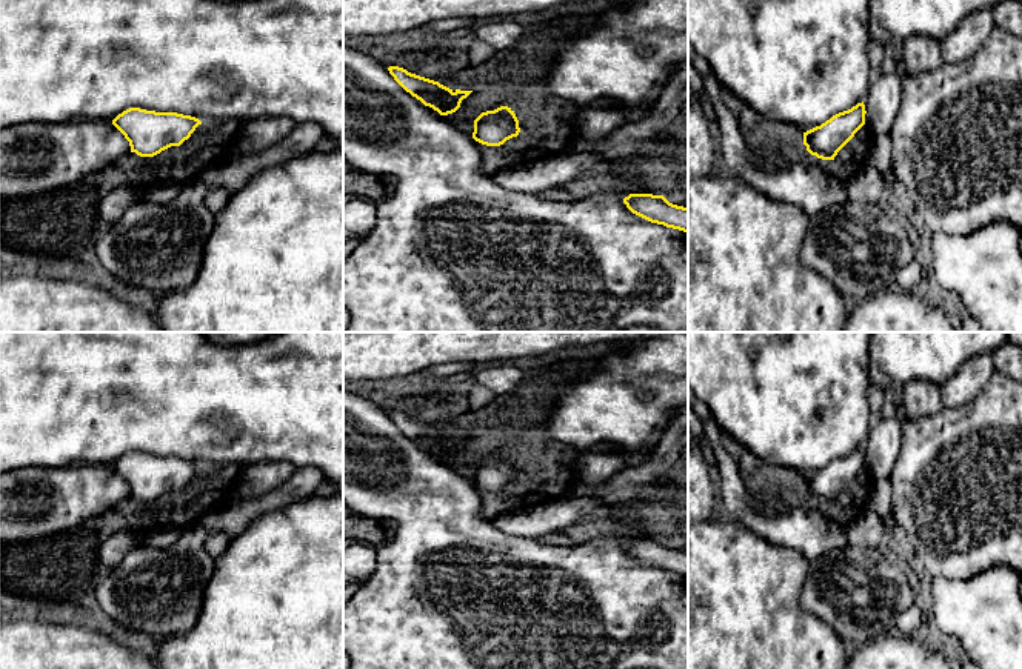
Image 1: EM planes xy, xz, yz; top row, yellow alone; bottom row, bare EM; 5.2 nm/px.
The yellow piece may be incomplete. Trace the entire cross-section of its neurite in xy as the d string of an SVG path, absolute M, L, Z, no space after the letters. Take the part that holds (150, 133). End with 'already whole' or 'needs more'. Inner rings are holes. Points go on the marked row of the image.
M129 108L112 125L129 141L131 152L154 157L171 146L180 146L202 121L177 112L155 112Z; already whole

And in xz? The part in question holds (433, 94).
M389 66L394 80L425 106L433 108L440 115L448 115L460 108L463 98L473 91L449 89L439 82L416 75L399 66Z; already whole

